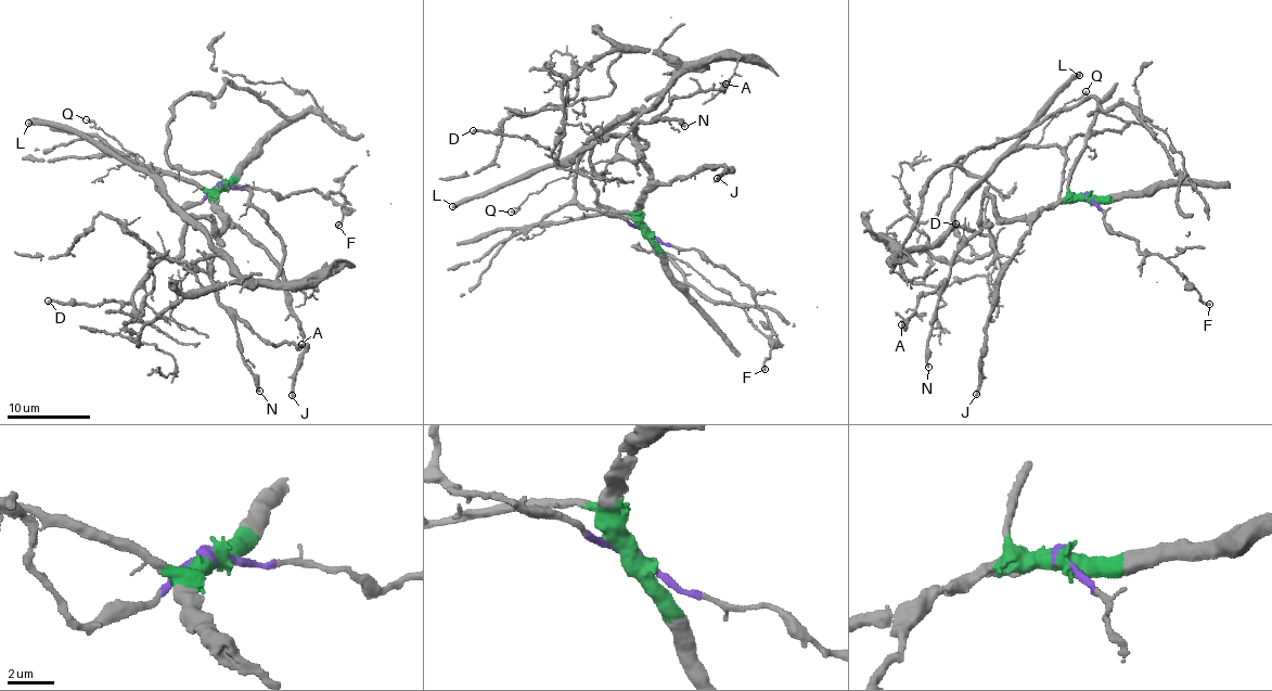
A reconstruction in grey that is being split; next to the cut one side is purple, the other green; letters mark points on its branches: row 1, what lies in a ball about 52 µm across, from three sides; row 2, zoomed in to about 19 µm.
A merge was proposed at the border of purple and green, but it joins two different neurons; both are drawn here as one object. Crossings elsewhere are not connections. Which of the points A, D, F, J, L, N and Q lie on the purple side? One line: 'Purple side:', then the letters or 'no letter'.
Purple side: F, L, Q

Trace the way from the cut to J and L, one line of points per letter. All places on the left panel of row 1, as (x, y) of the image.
J: (221, 187), (217, 206), (234, 227), (257, 241), (278, 269), (286, 305), (304, 338), (302, 367), (291, 396)
L: (223, 187), (176, 210), (156, 187), (151, 164), (151, 174), (139, 171), (74, 131), (27, 123)

